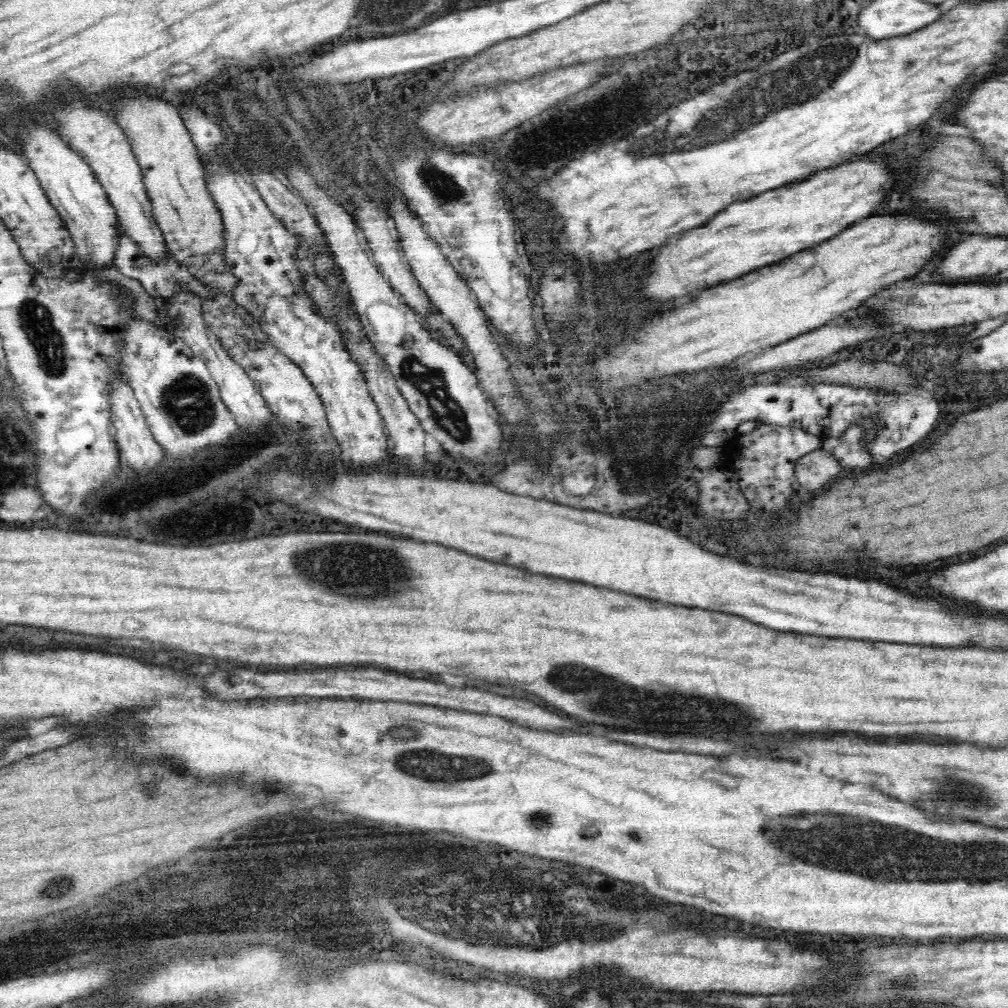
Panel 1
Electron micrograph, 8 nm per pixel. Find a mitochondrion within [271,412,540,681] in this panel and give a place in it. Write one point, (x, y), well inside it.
(360, 572)

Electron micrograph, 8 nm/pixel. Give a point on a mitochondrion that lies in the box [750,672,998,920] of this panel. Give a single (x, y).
(970, 795)

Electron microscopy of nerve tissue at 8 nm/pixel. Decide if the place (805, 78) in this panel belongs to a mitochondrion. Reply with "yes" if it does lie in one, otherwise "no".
yes

